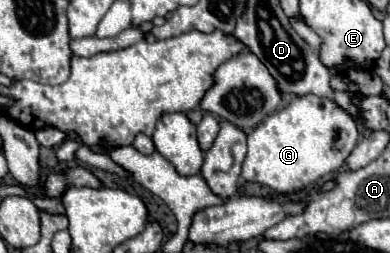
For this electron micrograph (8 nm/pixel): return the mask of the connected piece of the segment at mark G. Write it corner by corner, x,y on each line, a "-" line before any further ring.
302,95
284,109
270,115
248,135
248,153
242,163
242,177
258,181
280,193
292,193
320,183
342,169
358,143
358,125
352,115
332,99

